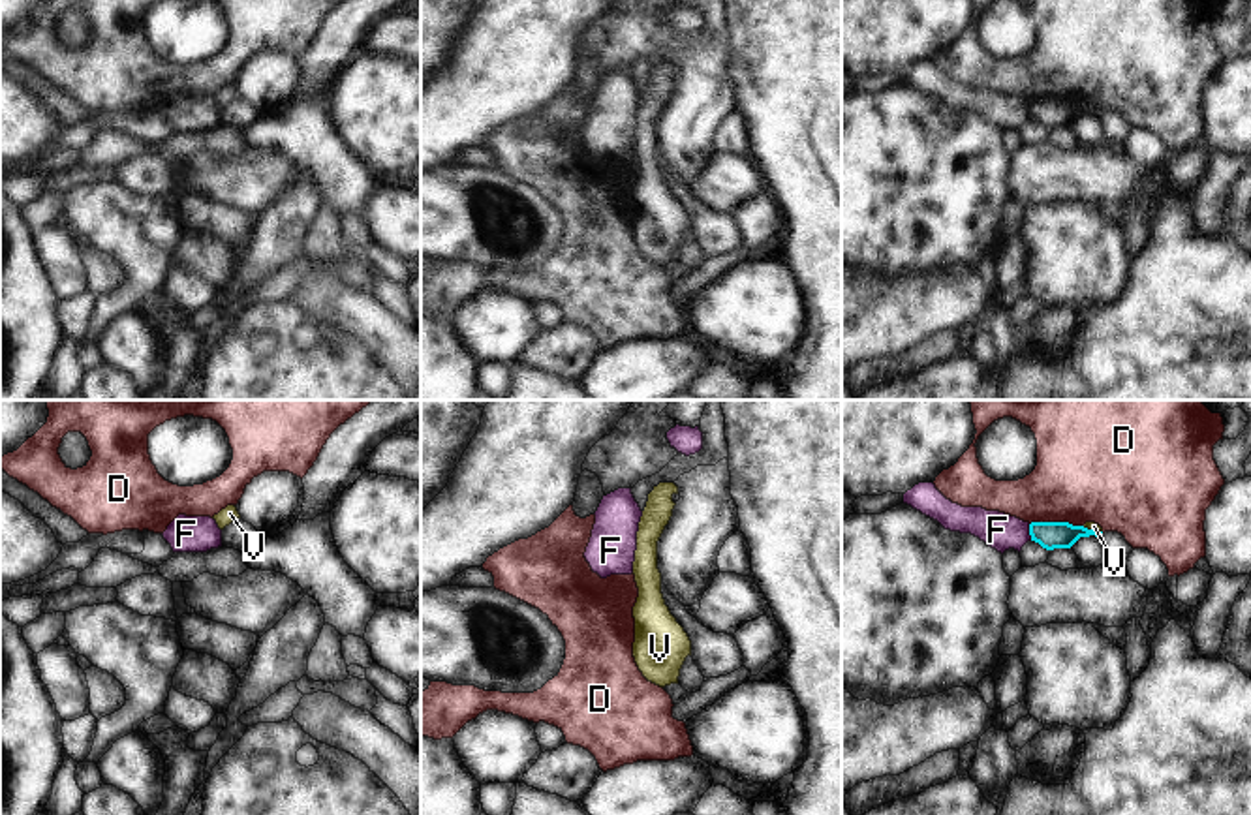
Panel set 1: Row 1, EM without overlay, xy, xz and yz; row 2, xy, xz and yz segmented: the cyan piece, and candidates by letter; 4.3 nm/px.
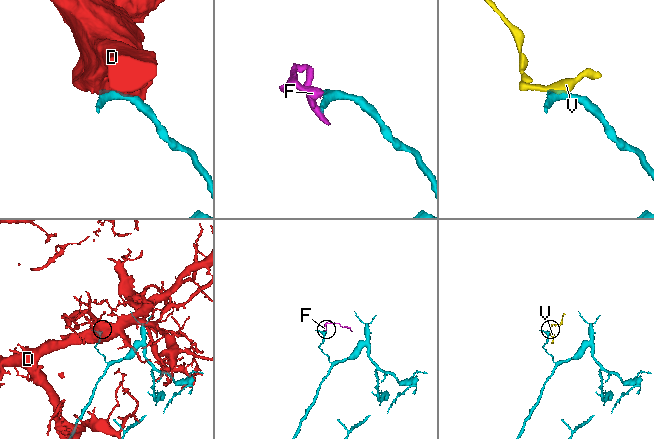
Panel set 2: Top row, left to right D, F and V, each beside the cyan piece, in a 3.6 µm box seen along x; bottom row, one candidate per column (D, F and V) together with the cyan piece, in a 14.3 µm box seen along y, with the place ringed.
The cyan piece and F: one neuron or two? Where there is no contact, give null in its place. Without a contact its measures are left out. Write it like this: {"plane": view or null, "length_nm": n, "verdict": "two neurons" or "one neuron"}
{"plane": "yz", "length_nm": 70, "verdict": "two neurons"}

